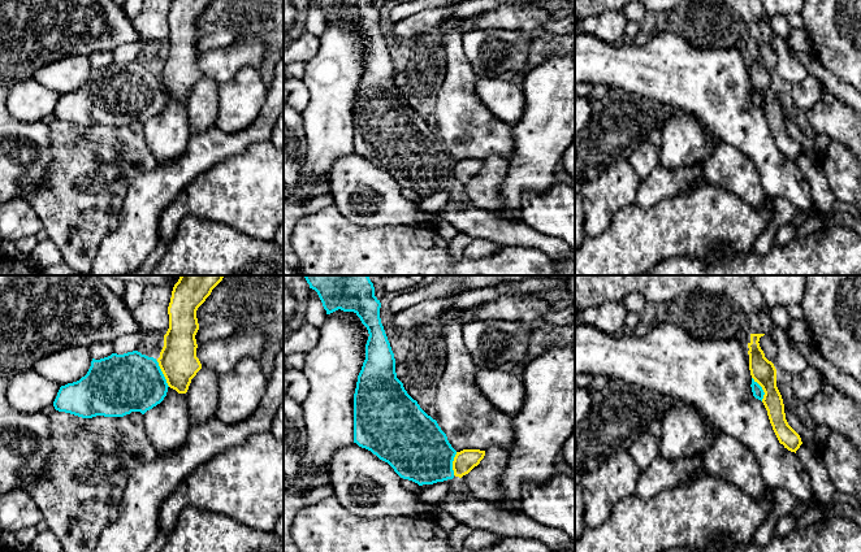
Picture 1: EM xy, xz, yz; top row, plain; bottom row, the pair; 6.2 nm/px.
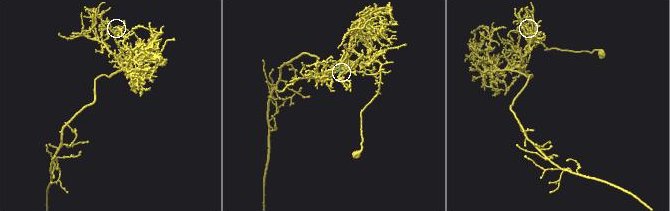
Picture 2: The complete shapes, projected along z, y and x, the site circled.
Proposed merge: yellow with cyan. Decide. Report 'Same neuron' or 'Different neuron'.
Different neuron

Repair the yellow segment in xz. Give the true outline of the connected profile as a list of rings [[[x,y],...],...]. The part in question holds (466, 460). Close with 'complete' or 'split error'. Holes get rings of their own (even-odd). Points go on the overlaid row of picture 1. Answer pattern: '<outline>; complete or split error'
[[[463,449],[457,452],[453,461],[454,475],[462,478],[468,474],[484,458],[485,451],[480,449]]]; complete

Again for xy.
[[[181,275],[173,287],[168,307],[169,329],[157,362],[168,386],[178,394],[187,392],[191,379],[202,369],[196,357],[196,310],[222,278],[224,275]]]; complete

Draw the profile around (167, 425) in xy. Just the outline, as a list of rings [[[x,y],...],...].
[[[168,387],[164,400],[143,414],[146,435],[157,455],[179,449],[192,425],[187,407],[187,392],[178,394]]]

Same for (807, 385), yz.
[[[808,366],[802,373],[792,377],[792,391],[799,400],[810,400],[822,392],[822,375],[813,368]]]

